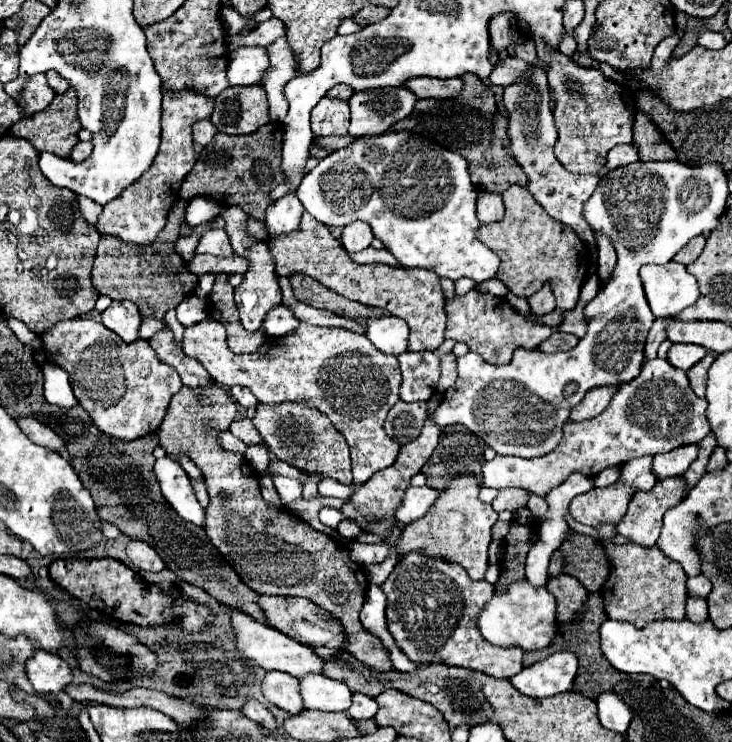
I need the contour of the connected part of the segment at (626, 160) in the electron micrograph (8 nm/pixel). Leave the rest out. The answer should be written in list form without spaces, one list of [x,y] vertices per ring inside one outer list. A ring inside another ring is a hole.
[[[633,144],[615,146],[613,150],[609,150],[605,168],[607,168],[607,170],[615,170],[615,168],[627,166],[627,164],[631,164],[631,162],[635,162],[635,160],[639,160],[639,154],[637,154],[637,148],[635,148]]]

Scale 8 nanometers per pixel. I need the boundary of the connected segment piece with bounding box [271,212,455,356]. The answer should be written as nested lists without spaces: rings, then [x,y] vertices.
[[[303,212],[297,232],[277,236],[275,240],[271,240],[271,244],[271,254],[275,258],[279,276],[293,276],[301,272],[349,300],[389,310],[393,316],[399,316],[409,324],[409,350],[435,350],[437,356],[453,350],[453,340],[443,342],[447,322],[447,316],[443,312],[445,296],[435,272],[421,268],[391,268],[385,264],[355,264],[347,256],[341,240],[333,236],[331,228],[319,224],[313,216],[309,216],[309,212]]]

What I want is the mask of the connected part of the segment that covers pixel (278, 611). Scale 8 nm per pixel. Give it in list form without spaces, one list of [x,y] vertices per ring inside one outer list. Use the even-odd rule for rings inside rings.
[[[259,594],[259,608],[267,616],[267,624],[277,628],[279,632],[287,634],[289,638],[307,644],[307,646],[327,646],[327,648],[343,648],[345,632],[339,628],[339,622],[333,620],[327,612],[319,606],[309,602],[307,598],[285,598],[285,596],[267,596]]]

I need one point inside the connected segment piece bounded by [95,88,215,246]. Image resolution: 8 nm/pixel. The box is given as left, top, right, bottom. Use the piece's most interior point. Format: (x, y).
(138, 215)

